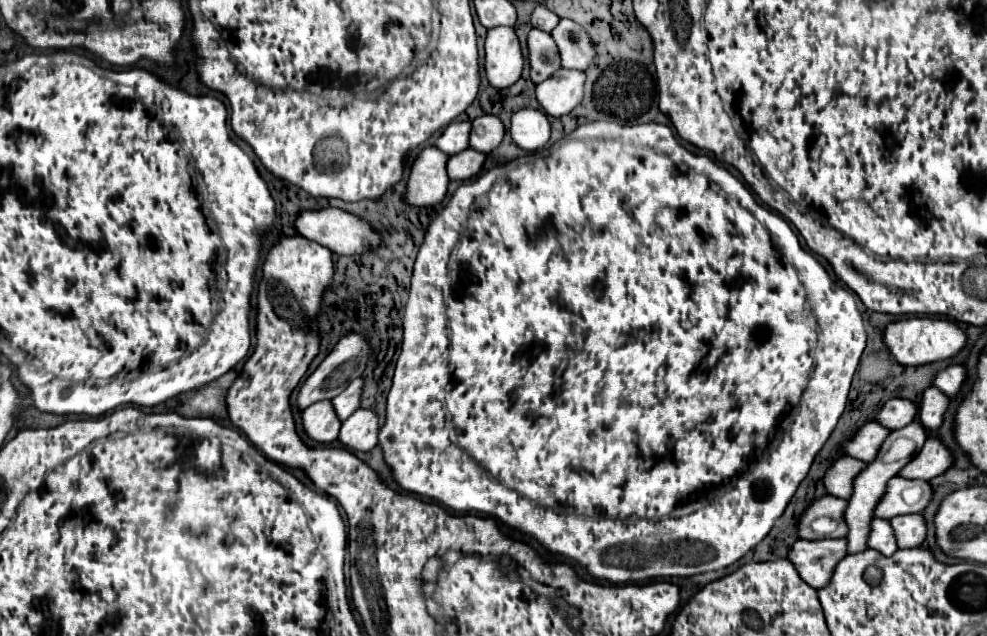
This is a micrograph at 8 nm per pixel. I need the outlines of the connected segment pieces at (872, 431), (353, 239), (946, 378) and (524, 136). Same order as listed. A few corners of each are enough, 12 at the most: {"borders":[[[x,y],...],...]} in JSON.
{"borders":[[[876,421],[864,425],[844,447],[850,457],[874,461],[890,435]],[[332,207],[302,211],[296,229],[338,255],[362,255],[374,231],[366,219]],[[966,367],[940,371],[932,385],[956,397],[966,381]],[[540,109],[514,113],[510,135],[526,151],[550,139],[548,115]]]}

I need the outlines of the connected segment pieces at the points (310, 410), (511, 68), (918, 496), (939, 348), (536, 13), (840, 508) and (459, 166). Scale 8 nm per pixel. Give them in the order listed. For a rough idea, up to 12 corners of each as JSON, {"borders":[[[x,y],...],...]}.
{"borders":[[[318,401],[302,411],[308,437],[330,443],[342,421],[330,401]],[[514,27],[488,31],[484,69],[490,85],[520,79],[524,55]],[[892,477],[876,517],[922,513],[930,483]],[[950,319],[890,323],[884,343],[898,363],[958,355],[968,335]],[[544,5],[532,11],[532,25],[552,33],[560,17]],[[816,499],[800,519],[802,539],[822,539],[812,521],[832,517],[838,529],[830,537],[846,537],[846,499]],[[464,149],[450,157],[448,175],[460,181],[480,173],[484,153]]]}

